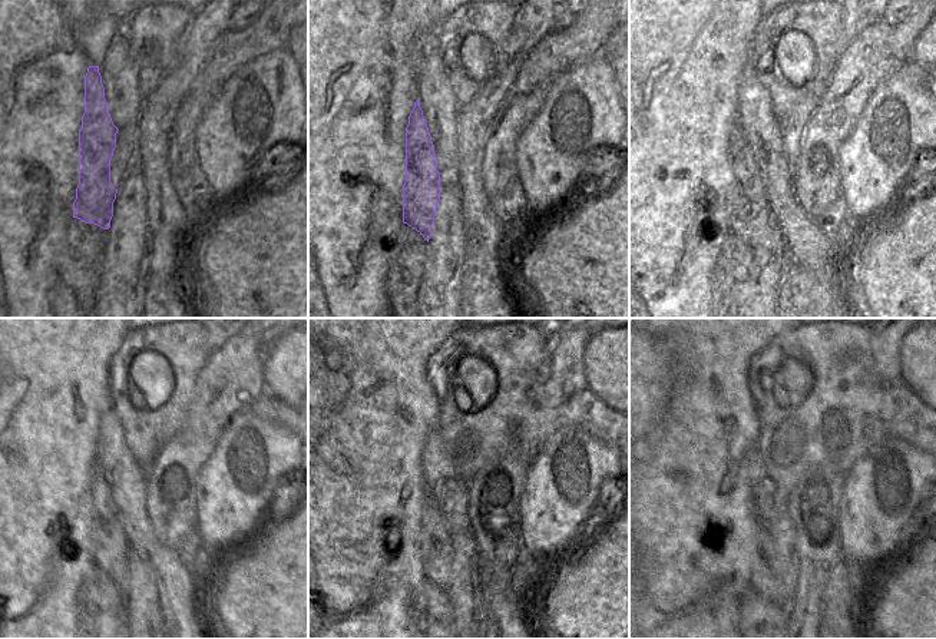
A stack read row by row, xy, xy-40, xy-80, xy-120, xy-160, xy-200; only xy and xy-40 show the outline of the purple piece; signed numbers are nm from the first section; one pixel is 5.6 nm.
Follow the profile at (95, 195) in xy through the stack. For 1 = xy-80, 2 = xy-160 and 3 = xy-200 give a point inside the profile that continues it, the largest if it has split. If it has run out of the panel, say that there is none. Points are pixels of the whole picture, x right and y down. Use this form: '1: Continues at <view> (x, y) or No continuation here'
1: Continues at xy-80 (750, 211)
2: Continues at xy-160 (435, 535)
3: Continues at xy-200 (760, 549).

